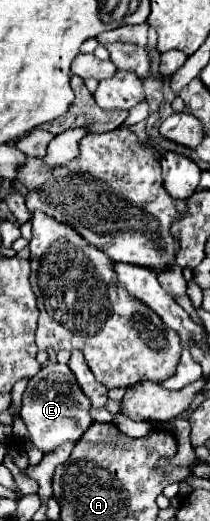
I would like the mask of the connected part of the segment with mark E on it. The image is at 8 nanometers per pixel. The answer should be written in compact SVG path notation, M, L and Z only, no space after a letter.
M46 364L34 378L30 378L20 416L28 428L30 442L42 452L50 452L64 442L78 442L92 424L90 400L84 396L66 364Z

